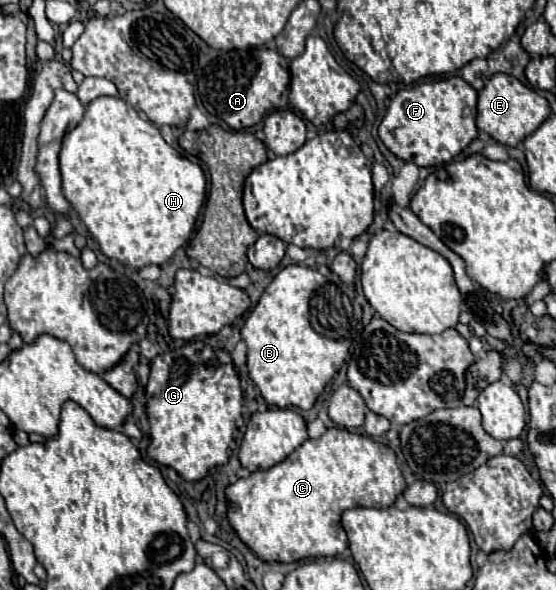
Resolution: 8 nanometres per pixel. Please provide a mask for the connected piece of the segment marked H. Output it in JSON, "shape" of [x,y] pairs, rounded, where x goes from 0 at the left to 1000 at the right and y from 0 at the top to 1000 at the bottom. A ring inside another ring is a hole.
{"shape":[[[180,163],[173,169],[165,169],[158,180],[155,180],[155,190],[151,190],[151,200],[147,207],[115,231],[115,241],[112,241],[112,254],[108,254],[108,295],[112,295],[112,319],[115,319],[115,332],[119,339],[137,353],[140,366],[147,369],[147,376],[158,383],[162,397],[173,403],[180,424],[194,434],[194,437],[209,437],[212,444],[227,447],[227,451],[237,451],[245,458],[255,458],[259,451],[270,451],[270,447],[281,447],[281,451],[291,451],[295,444],[302,444],[313,427],[335,414],[345,400],[345,390],[349,390],[349,380],[353,380],[353,369],[360,363],[360,353],[371,339],[371,298],[367,298],[367,288],[342,275],[335,264],[327,264],[320,254],[313,254],[306,244],[295,241],[284,214],[252,197],[241,183],[230,186],[227,173],[219,166],[201,166],[201,163]]]}

